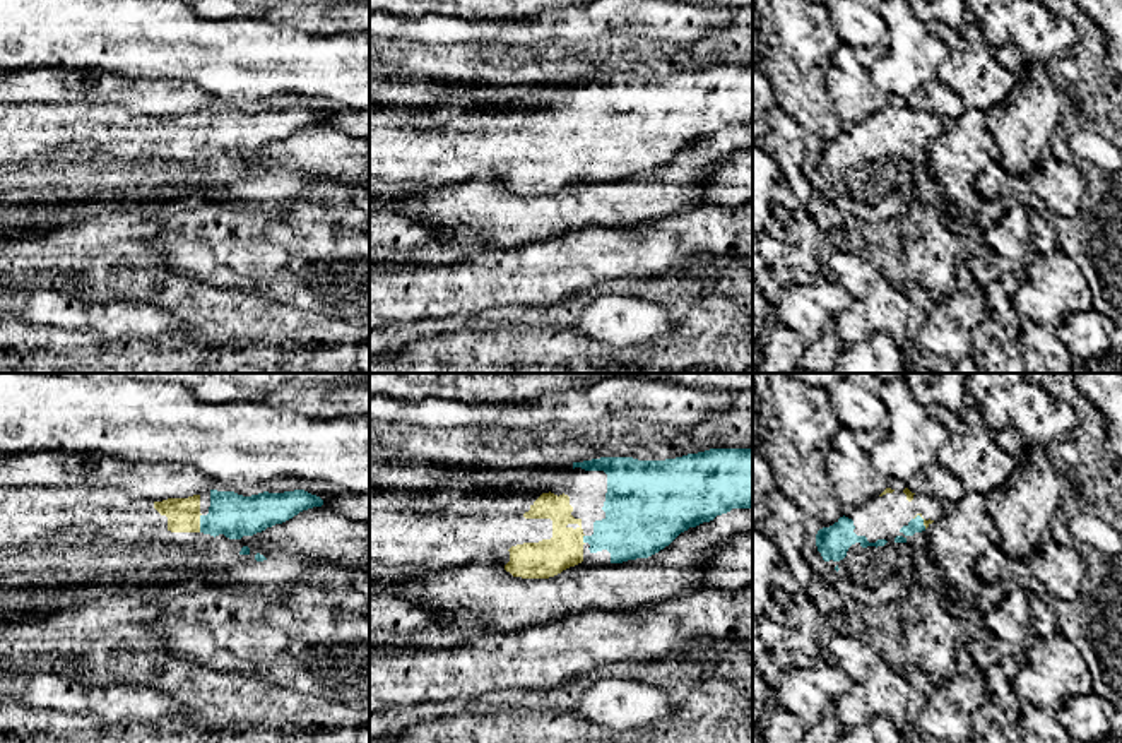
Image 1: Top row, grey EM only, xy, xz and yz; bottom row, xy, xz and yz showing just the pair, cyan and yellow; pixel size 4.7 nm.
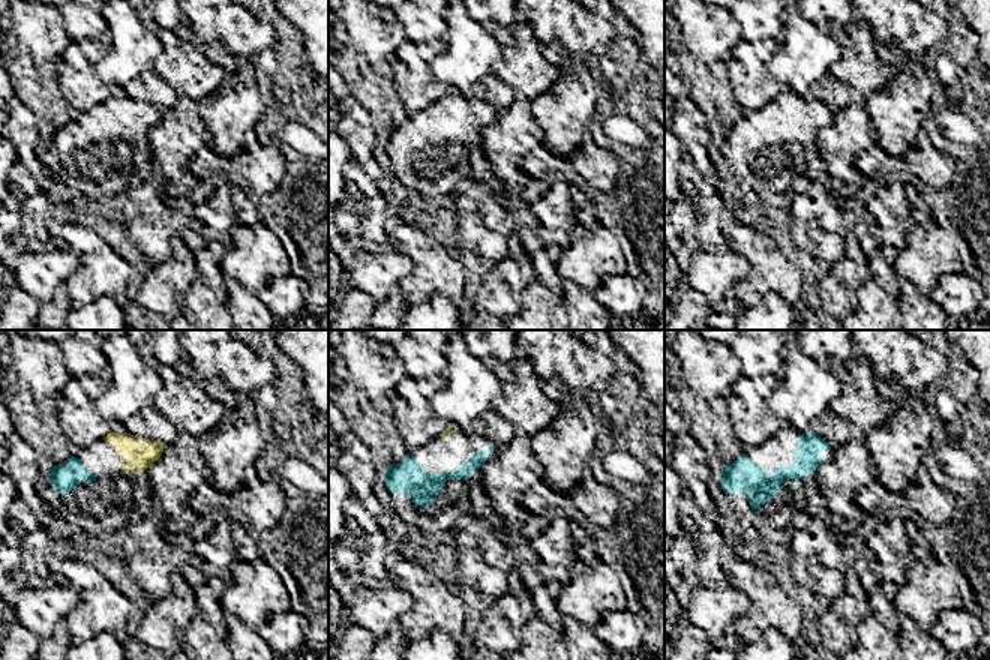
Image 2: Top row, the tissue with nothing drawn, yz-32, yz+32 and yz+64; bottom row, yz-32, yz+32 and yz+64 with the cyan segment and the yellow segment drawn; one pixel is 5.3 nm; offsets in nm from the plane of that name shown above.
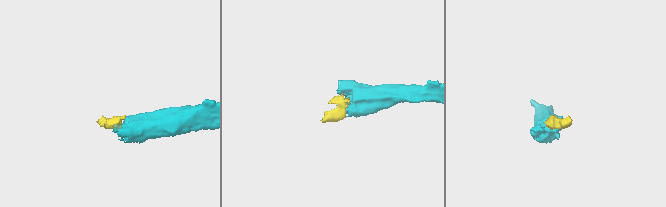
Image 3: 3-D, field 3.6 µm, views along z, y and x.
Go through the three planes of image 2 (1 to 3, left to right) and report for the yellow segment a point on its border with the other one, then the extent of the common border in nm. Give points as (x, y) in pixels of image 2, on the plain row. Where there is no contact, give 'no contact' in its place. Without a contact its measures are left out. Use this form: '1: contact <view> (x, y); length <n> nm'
1: no contact
2: no contact
3: no contact

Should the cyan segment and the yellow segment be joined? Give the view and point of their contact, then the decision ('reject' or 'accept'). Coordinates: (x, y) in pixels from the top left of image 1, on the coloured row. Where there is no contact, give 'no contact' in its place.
contact xy (200, 523); accept

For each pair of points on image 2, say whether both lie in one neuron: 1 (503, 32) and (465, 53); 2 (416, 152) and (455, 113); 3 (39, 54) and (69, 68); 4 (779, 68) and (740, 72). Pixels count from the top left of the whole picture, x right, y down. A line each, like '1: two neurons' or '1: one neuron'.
1: two neurons
2: one neuron
3: two neurons
4: two neurons

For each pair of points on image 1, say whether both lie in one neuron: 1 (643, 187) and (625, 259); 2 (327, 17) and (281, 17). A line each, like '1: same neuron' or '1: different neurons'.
1: different neurons
2: same neuron

